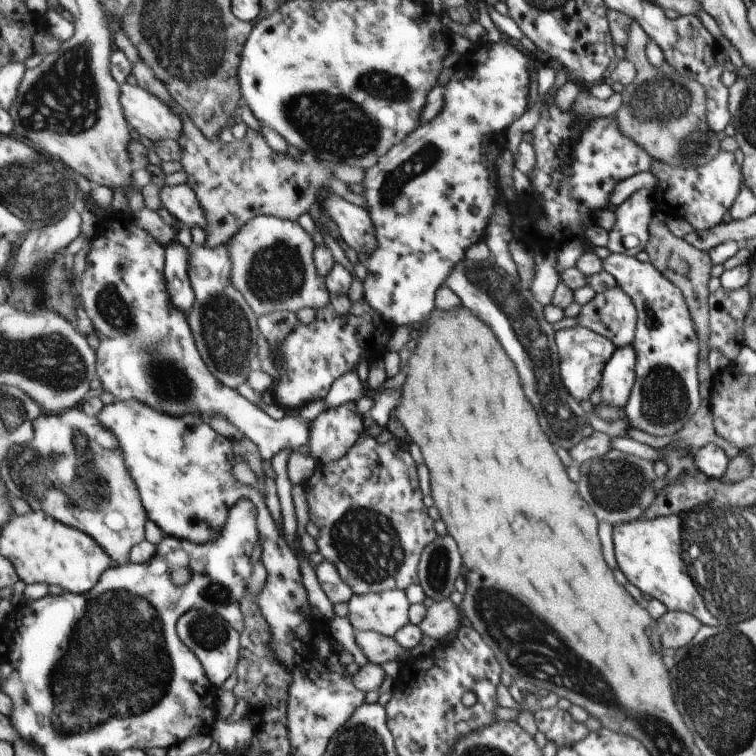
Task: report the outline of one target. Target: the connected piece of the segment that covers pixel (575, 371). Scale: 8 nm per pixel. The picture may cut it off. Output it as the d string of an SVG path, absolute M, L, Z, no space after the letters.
M579 325L554 331L554 343L558 353L558 371L566 391L578 402L589 401L591 392L600 384L605 364L615 352L614 344L603 335Z

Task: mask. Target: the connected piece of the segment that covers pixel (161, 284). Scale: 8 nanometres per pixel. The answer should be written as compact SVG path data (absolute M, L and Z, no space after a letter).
M113 218L112 226L108 230L91 240L86 256L86 269L79 278L79 284L86 316L90 318L94 332L100 340L97 351L98 378L104 390L111 393L117 401L138 400L172 415L197 413L207 420L211 414L219 414L255 444L261 461L269 461L277 451L284 448L296 451L299 446L307 445L307 425L295 420L296 417L286 415L279 420L271 419L237 391L221 384L204 365L192 337L187 313L173 304L165 276L166 253L166 247L150 232L137 223L122 224L117 218Z

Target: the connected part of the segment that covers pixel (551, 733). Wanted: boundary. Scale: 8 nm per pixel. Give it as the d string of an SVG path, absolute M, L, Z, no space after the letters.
M550 707L537 710L534 714L537 731L553 742L557 749L572 745L588 736L585 724L575 722L567 712L561 708Z

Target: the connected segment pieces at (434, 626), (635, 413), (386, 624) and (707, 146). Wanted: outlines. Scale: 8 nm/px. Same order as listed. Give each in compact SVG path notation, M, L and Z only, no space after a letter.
M435 601L426 608L423 620L417 625L425 636L439 639L448 632L457 630L462 624L459 616L464 611L459 606L461 602Z
M611 253L602 260L602 268L616 280L618 287L631 299L636 310L636 329L630 346L636 353L635 377L627 404L622 408L628 427L637 428L651 436L669 437L695 414L699 408L699 394L697 394L699 380L697 380L697 340L695 329L690 317L685 299L681 291L669 282L660 270L649 261L642 263L635 257L619 253Z
M401 589L351 595L347 606L346 617L354 632L375 631L393 637L408 623L409 605Z
M632 21L627 42L622 48L625 59L635 67L636 75L633 82L624 86L621 92L622 105L613 114L620 131L644 147L653 160L672 167L698 167L713 160L721 150L720 140L708 125L704 87L694 78L677 74L669 64L651 66L644 53L648 41L648 34L637 22Z

